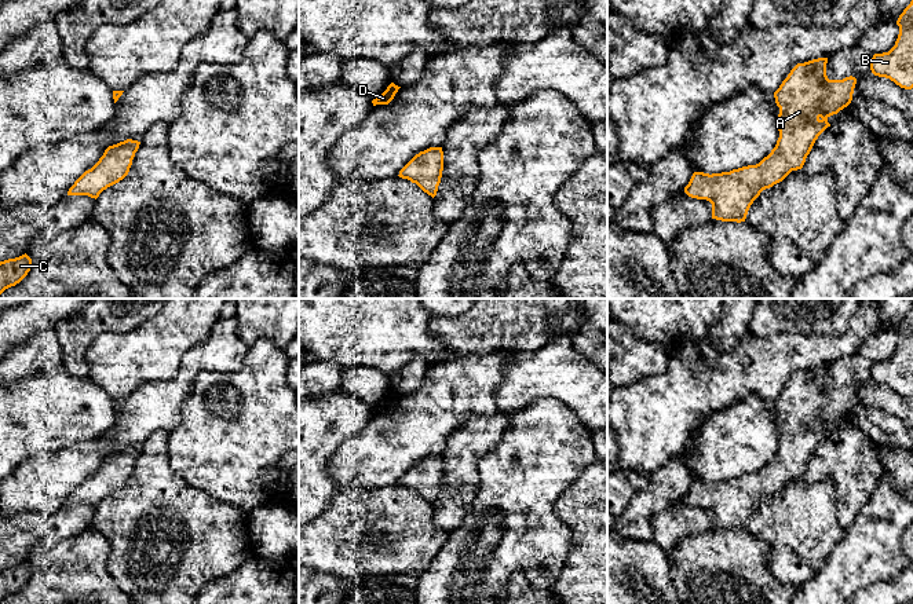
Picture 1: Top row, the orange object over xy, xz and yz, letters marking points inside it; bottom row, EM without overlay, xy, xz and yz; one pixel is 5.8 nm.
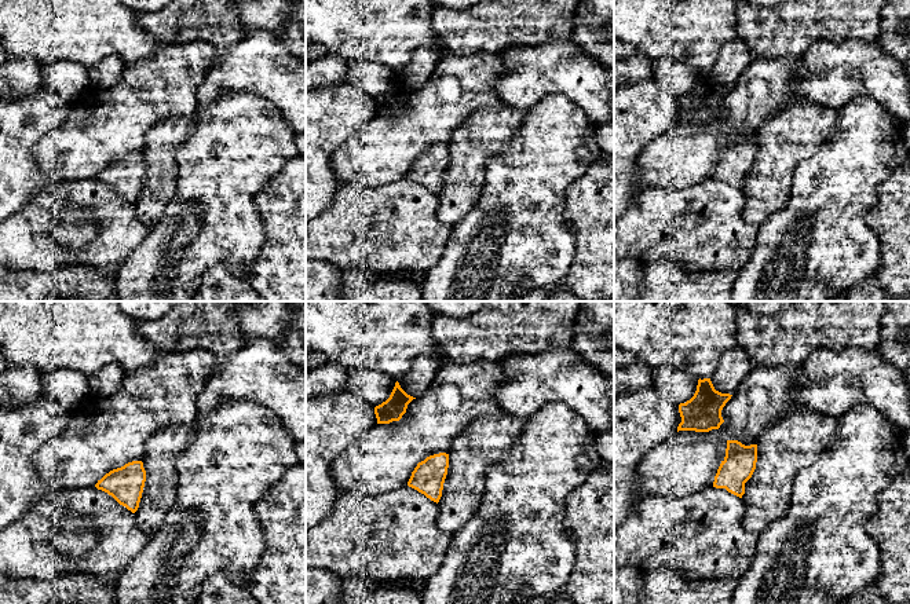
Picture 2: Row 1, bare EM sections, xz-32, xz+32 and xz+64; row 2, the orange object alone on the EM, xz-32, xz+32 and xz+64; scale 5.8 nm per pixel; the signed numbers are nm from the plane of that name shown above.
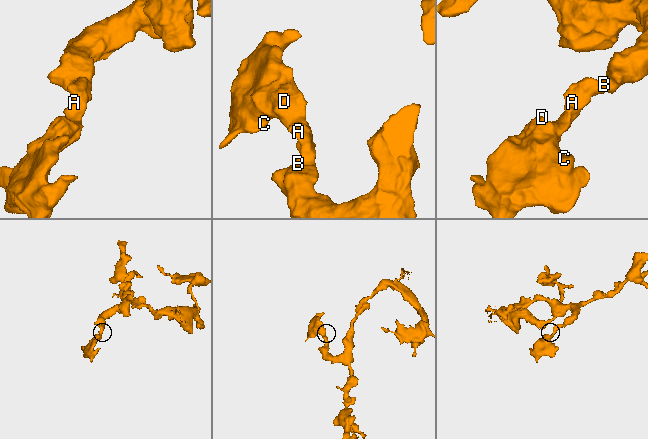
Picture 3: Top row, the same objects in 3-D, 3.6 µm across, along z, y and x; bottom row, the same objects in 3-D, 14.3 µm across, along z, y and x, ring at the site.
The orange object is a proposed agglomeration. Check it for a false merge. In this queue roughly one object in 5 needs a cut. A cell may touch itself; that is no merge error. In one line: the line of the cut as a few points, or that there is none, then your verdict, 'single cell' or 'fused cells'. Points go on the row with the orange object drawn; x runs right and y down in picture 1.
cut none; single cell

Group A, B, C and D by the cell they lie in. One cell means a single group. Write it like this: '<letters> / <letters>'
A B C D

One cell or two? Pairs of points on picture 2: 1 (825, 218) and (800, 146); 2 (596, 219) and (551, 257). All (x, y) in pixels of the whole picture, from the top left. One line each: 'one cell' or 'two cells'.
1: two cells
2: two cells

